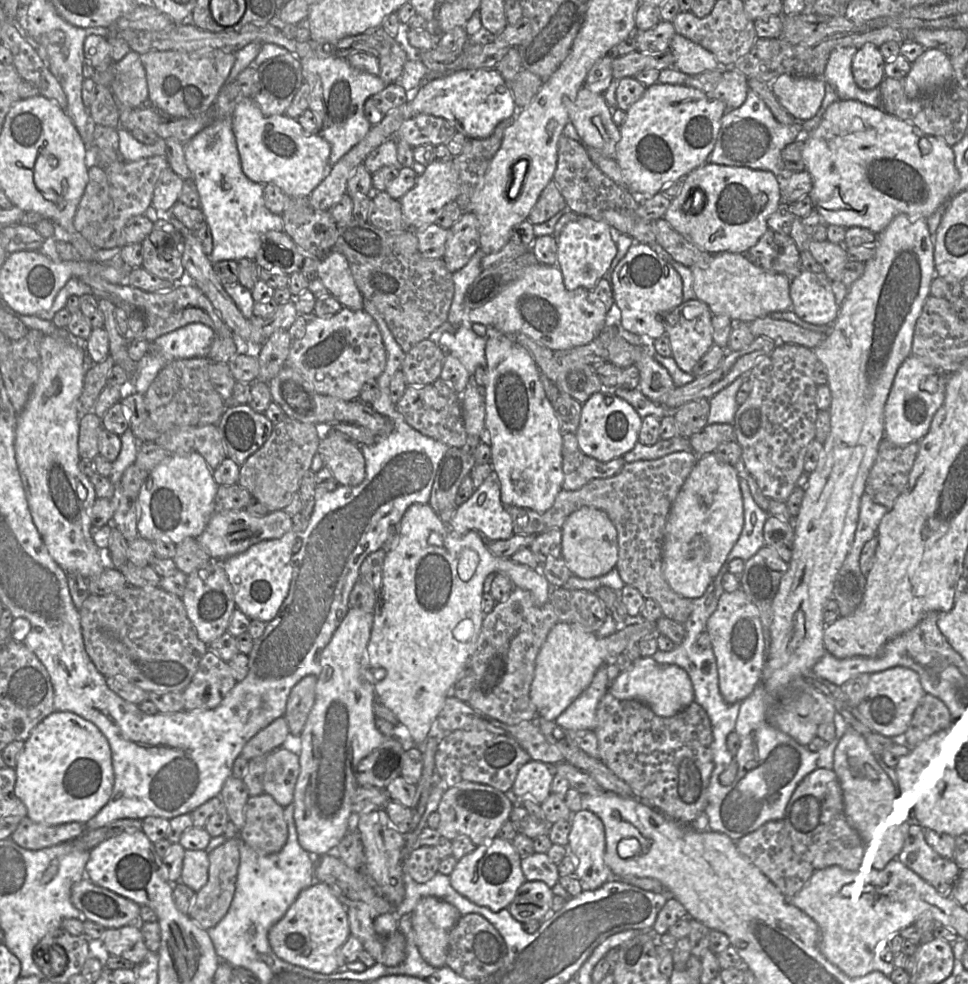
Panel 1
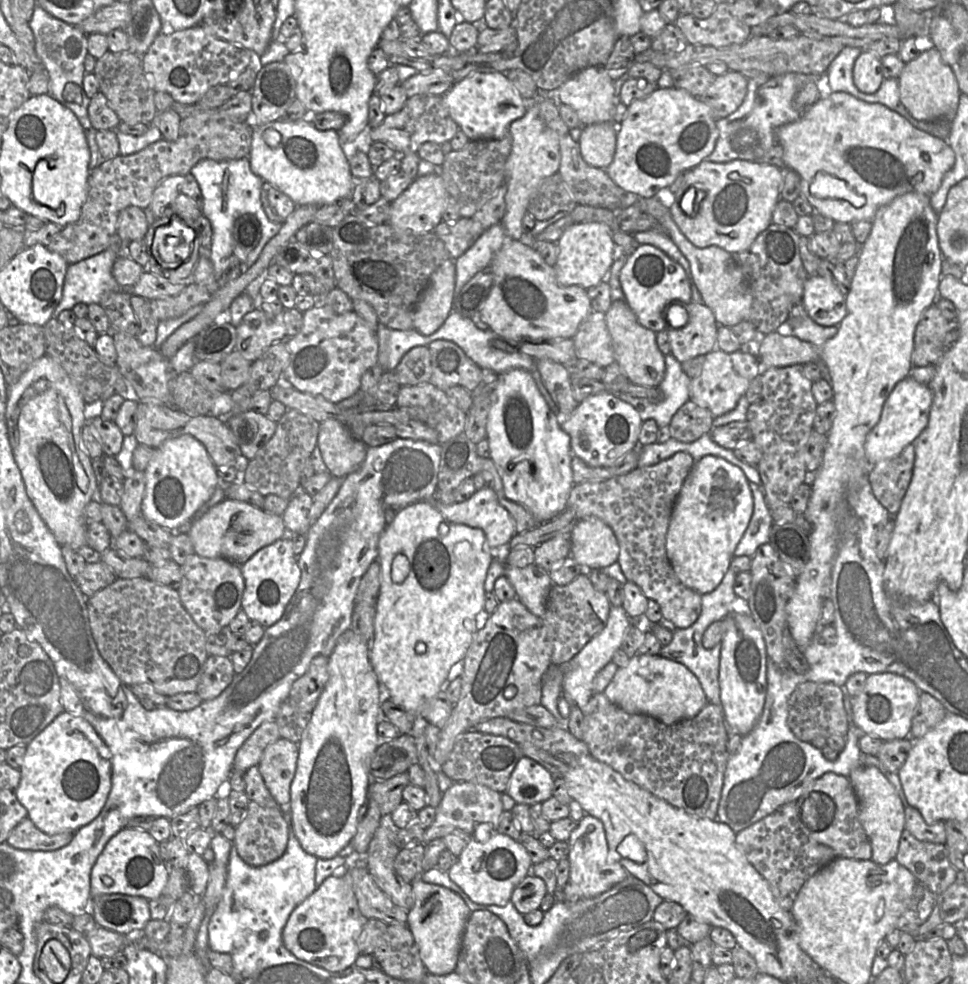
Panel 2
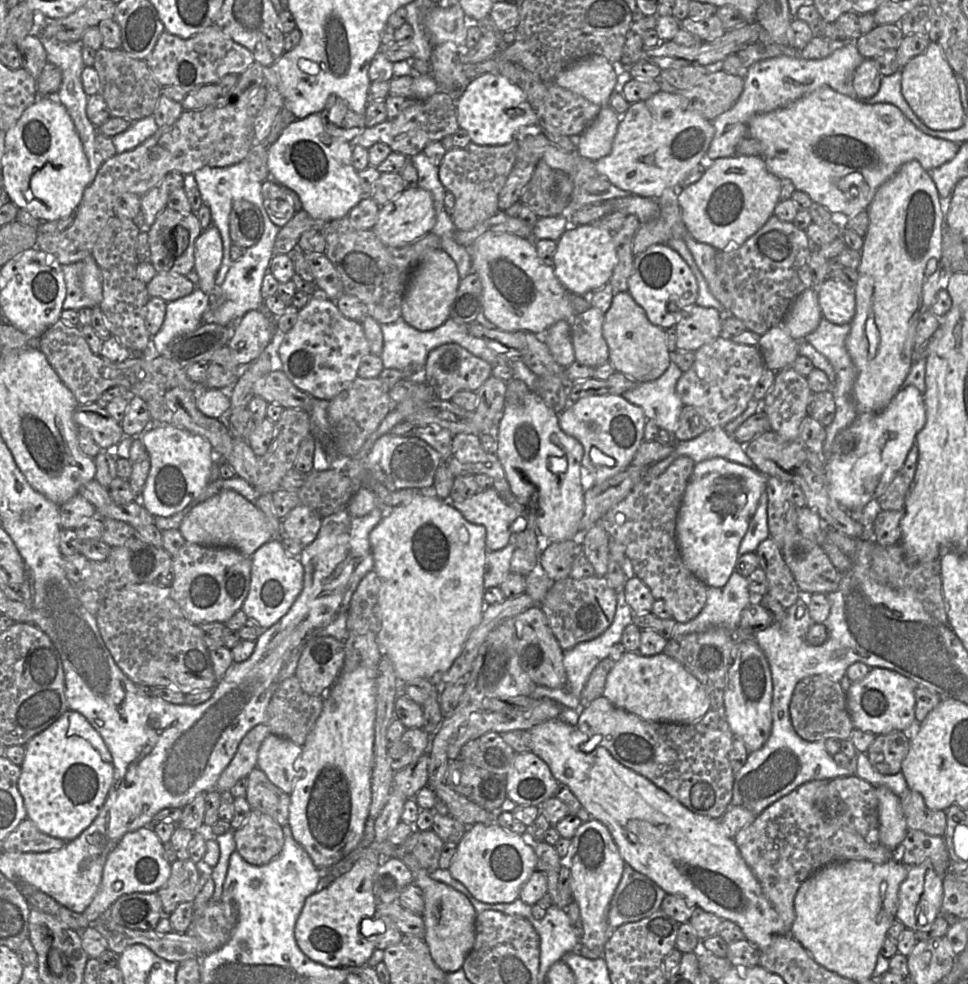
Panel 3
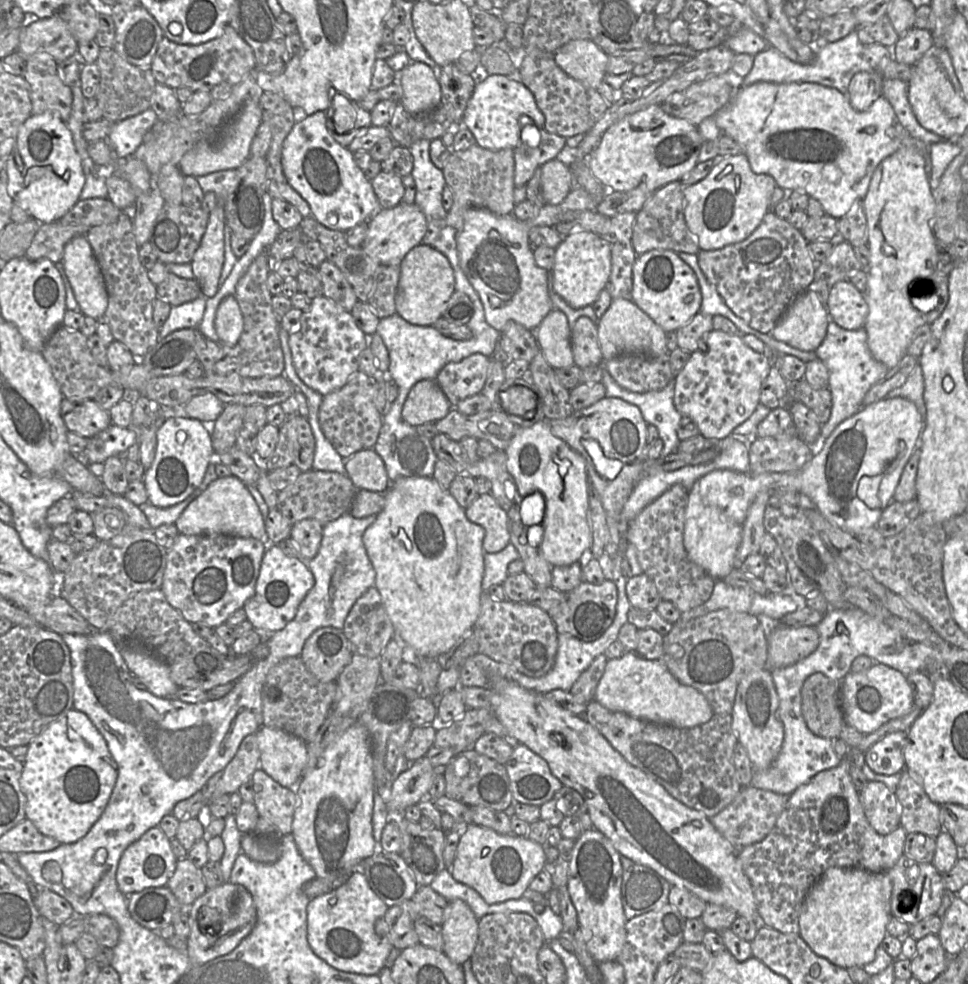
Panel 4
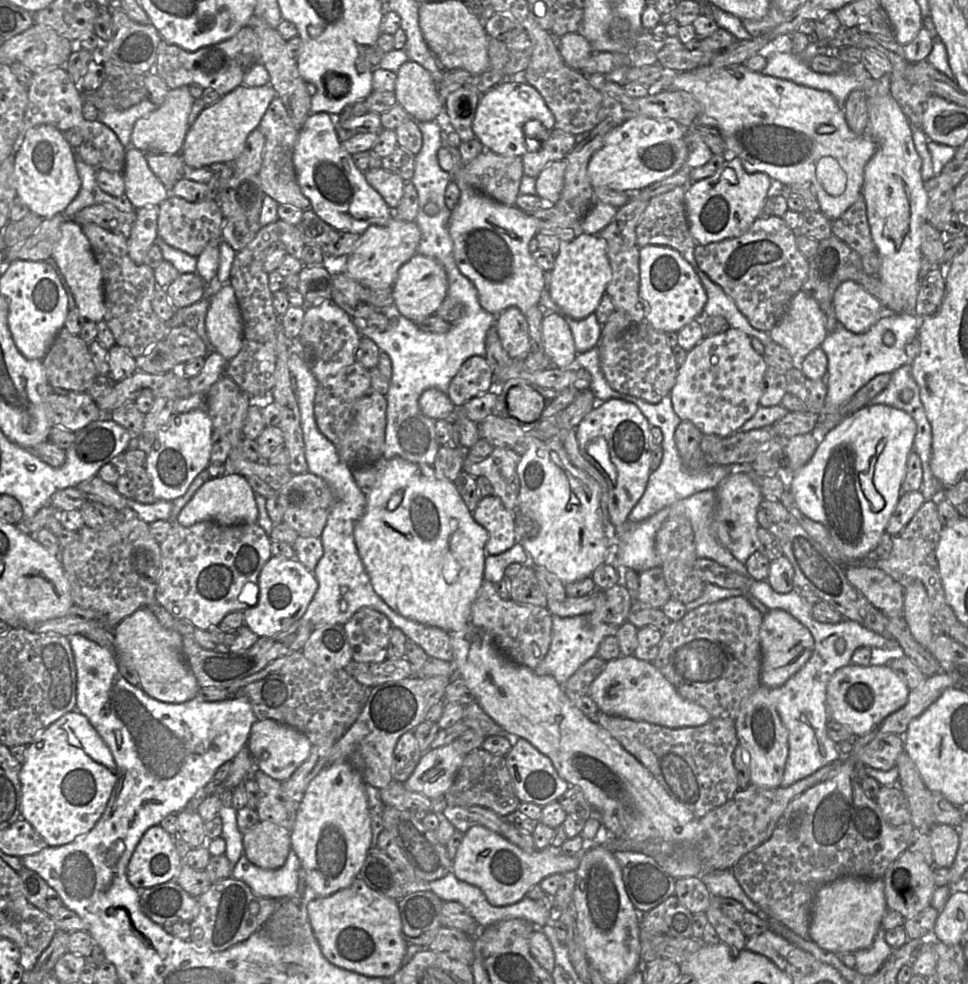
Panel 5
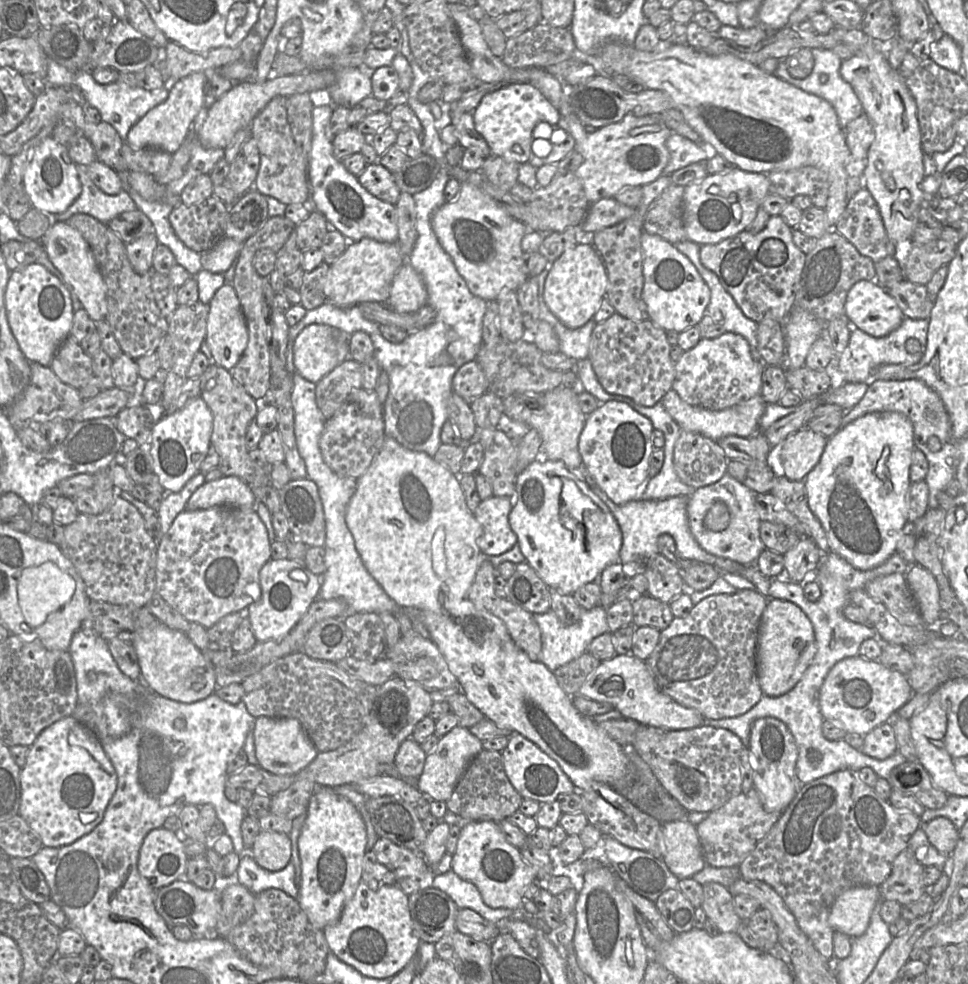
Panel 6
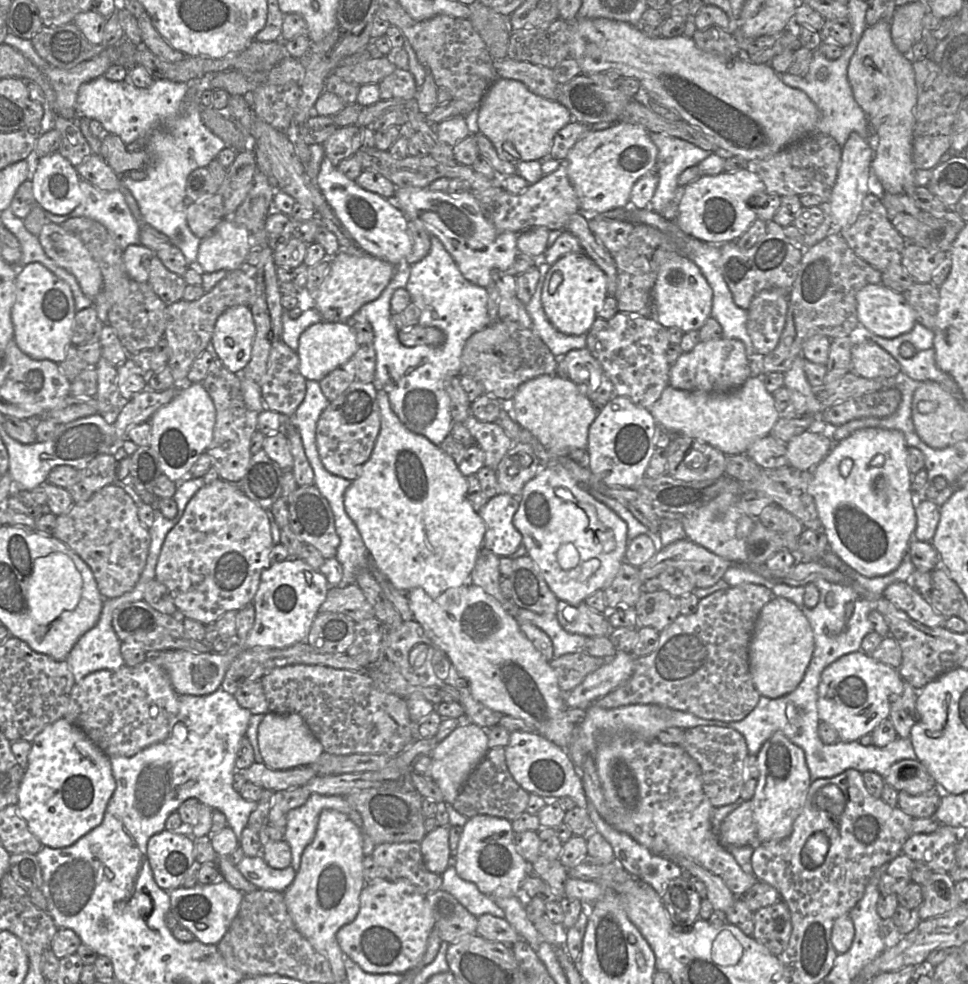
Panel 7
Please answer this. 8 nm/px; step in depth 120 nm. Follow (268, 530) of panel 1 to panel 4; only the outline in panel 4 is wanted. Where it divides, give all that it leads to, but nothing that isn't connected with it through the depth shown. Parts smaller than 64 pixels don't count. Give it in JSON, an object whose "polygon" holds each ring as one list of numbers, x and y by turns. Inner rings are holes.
{"polygon":[[236,476,219,477,193,500,175,522,184,535,227,534,269,542,264,517,247,486]]}

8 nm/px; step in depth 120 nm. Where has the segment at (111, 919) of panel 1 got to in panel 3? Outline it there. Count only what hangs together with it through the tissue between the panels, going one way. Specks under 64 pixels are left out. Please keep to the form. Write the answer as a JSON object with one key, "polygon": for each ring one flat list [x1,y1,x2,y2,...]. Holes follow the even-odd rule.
{"polygon":[[134,892,119,897,108,909,119,925,134,930,154,930,162,918,162,902,157,892]]}

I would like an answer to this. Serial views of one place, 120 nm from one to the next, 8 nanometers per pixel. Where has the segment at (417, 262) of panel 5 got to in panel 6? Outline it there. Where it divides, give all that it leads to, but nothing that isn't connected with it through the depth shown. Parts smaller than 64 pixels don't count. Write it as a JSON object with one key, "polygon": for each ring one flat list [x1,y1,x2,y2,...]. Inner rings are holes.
{"polygon":[[404,263,396,272,391,284,388,304,397,313,409,314,428,304,424,280,410,263]]}

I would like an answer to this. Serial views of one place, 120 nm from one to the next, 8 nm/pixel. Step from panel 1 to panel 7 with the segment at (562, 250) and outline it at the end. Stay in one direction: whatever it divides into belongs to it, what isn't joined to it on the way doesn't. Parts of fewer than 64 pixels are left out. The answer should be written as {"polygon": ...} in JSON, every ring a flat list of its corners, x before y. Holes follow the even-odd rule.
{"polygon":[[581,251,561,257,550,267,542,288,542,307,558,331,568,335,587,334,607,296,604,272]]}

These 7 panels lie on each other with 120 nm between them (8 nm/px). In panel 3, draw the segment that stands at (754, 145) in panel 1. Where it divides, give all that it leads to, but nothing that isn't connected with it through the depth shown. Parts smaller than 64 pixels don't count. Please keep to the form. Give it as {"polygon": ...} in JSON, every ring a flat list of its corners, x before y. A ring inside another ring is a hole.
{"polygon":[[855,42,840,44,828,57,820,60,807,60,800,57,777,56,752,64,744,77,743,91,736,103,726,112,716,117,712,122,715,130,714,137,707,150,706,159,716,160,736,155,737,144,745,137,748,137,748,124,753,116,760,113,767,113,787,106,802,97,812,93,821,87,830,87,833,90,852,97,855,94,852,85,852,77,856,68,865,60,858,51]]}

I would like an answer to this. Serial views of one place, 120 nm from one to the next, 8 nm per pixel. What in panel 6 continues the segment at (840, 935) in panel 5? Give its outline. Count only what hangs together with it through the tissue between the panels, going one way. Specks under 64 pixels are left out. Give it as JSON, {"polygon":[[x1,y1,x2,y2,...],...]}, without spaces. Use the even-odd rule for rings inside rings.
{"polygon":[[856,886,839,894,833,902,828,922,838,932,859,937,868,928,871,914,881,900,879,886]]}

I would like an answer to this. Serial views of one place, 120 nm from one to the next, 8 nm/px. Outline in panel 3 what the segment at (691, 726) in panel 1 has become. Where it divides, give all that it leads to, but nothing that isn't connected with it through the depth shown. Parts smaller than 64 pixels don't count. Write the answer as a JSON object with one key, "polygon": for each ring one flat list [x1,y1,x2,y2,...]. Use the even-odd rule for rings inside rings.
{"polygon":[[601,695,580,709,576,726,591,737,582,745,584,751,590,752,597,745,603,746,619,763,650,780,690,811,718,819,731,806,735,772,729,753,735,735,727,722,724,707,710,708,700,720,693,723,654,722,614,706]]}

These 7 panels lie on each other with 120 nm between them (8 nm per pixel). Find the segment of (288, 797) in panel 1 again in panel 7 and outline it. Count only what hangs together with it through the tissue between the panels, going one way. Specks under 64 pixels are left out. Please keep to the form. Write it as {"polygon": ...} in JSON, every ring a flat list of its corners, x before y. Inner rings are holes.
{"polygon":[[265,714,258,728,258,746,263,763,273,770,310,766,324,753,321,742,298,714]]}

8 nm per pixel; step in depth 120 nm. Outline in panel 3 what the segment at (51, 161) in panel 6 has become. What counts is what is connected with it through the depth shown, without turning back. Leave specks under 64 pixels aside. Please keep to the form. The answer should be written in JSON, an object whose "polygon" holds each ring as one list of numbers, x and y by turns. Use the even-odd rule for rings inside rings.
{"polygon":[[54,96,39,97,24,110,6,134,1,162,9,201,40,222,72,216,91,183,80,137,66,108]]}

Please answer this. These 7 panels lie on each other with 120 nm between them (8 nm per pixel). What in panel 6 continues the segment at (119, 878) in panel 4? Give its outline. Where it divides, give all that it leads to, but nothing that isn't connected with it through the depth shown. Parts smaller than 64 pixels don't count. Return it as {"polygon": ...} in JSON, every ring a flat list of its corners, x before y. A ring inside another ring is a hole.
{"polygon":[[163,827,151,830,139,851,137,868,155,890,186,879,187,862,181,837]]}

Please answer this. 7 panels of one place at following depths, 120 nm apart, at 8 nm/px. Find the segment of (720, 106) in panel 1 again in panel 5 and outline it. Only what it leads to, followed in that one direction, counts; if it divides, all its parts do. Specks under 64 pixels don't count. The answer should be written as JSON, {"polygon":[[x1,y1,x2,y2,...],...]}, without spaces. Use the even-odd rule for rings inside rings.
{"polygon":[[637,116,624,121,608,134,603,146,589,160,587,174,592,187,606,187,617,192,638,190,668,178,684,169,688,156,684,140,685,132,686,129,672,119]]}

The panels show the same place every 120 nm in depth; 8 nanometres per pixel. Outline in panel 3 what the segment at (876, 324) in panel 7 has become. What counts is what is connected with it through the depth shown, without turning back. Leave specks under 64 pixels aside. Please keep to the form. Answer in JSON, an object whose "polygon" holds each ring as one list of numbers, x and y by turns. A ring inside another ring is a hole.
{"polygon":[[833,278,815,288,824,318,838,325,851,323,856,312,854,288]]}

